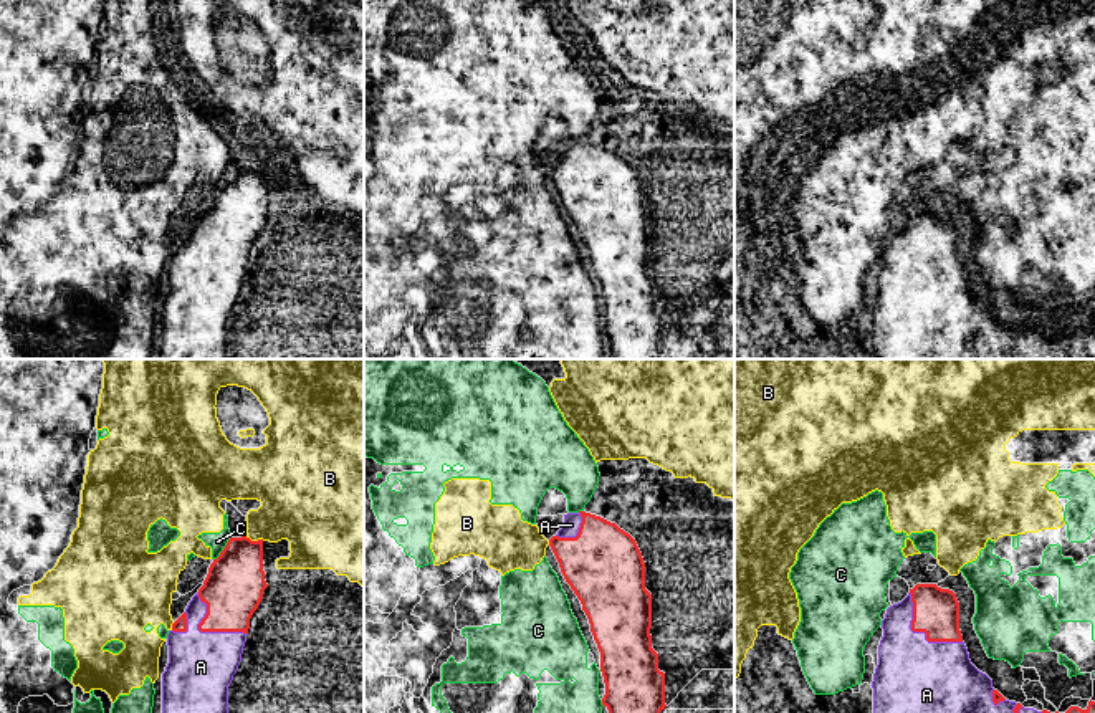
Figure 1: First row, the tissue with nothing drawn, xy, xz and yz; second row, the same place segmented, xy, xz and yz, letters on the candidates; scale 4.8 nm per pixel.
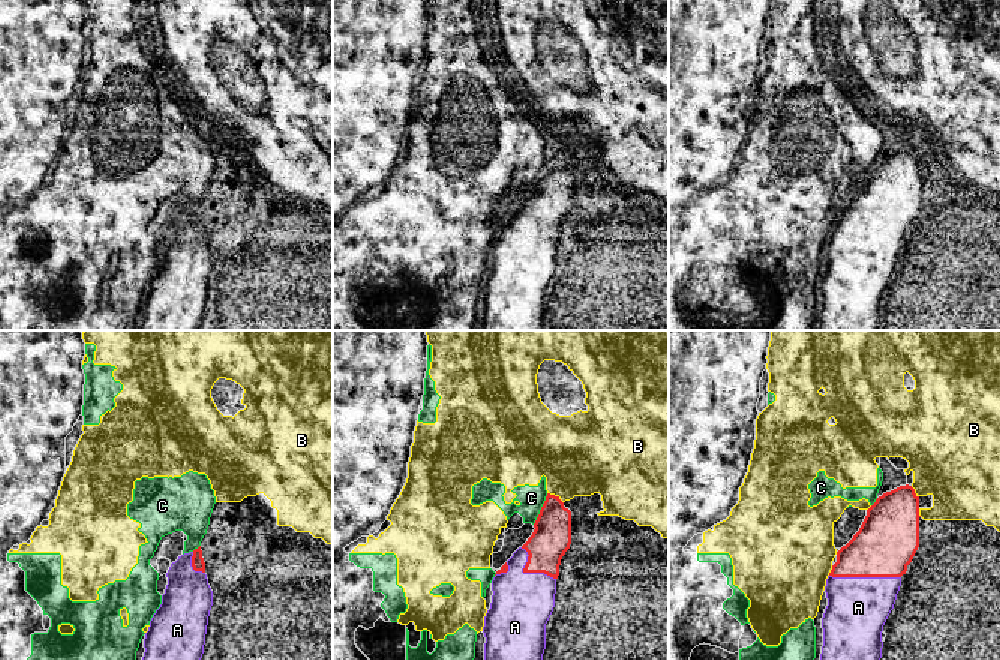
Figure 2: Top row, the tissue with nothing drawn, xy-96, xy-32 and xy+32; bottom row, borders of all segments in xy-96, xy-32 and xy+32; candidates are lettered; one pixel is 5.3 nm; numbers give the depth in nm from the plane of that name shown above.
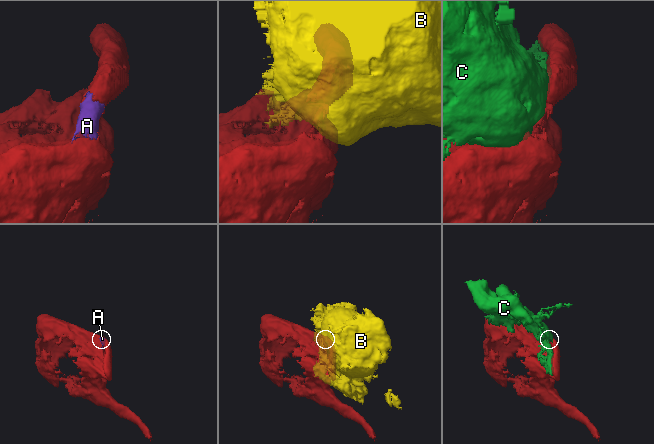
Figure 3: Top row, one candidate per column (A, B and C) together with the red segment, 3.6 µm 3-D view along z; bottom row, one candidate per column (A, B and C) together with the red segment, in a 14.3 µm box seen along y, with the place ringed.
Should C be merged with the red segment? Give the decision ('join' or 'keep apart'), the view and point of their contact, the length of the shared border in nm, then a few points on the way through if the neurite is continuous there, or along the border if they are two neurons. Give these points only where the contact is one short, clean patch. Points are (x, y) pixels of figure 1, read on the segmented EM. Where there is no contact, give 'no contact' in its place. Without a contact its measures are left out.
keep apart; meets red in xy at (224, 550); contact 140 nm long

